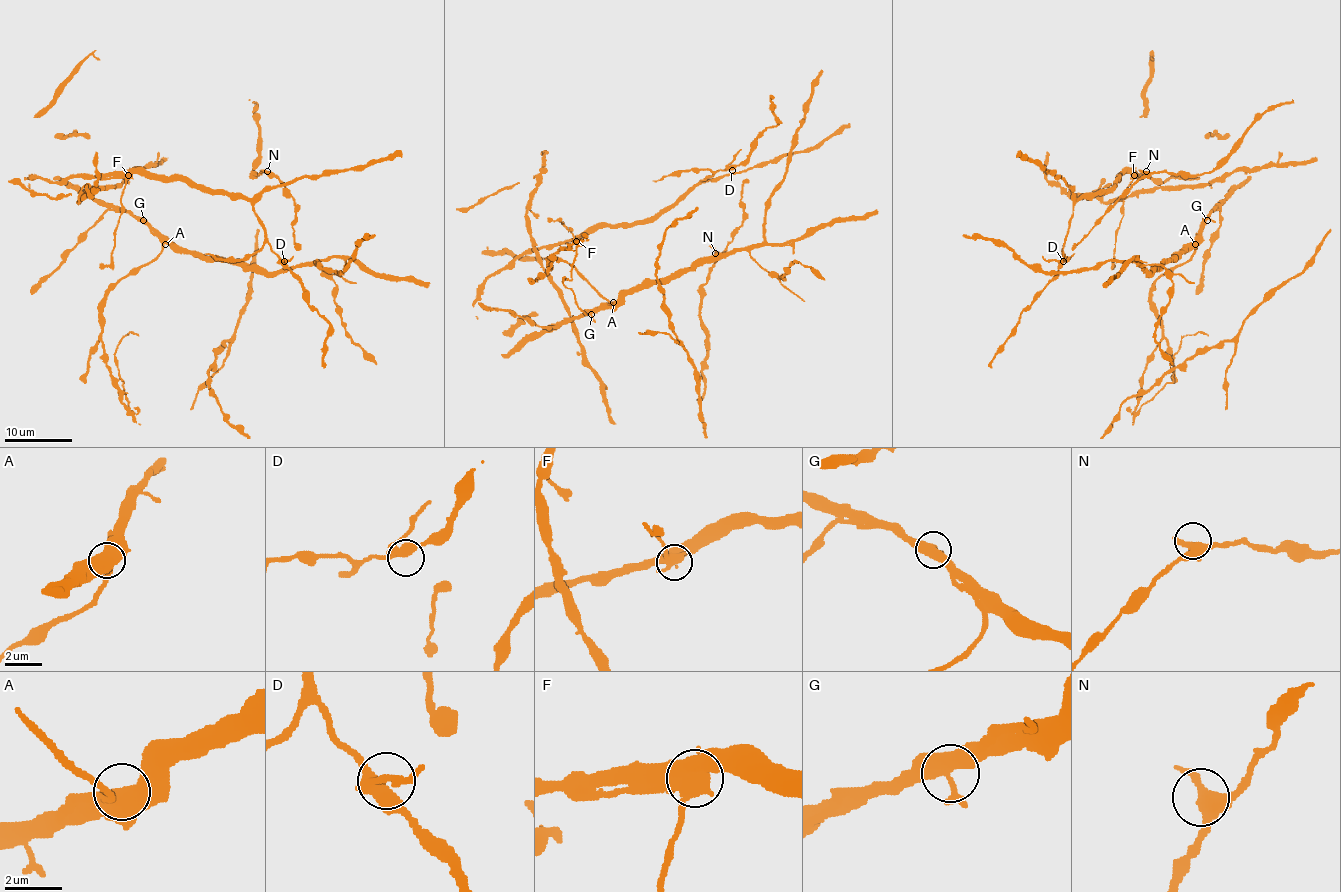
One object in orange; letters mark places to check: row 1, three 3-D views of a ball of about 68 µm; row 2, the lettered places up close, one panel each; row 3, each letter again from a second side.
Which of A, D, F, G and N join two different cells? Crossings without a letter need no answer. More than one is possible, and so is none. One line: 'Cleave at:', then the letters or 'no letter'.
Cleave at: no letter

